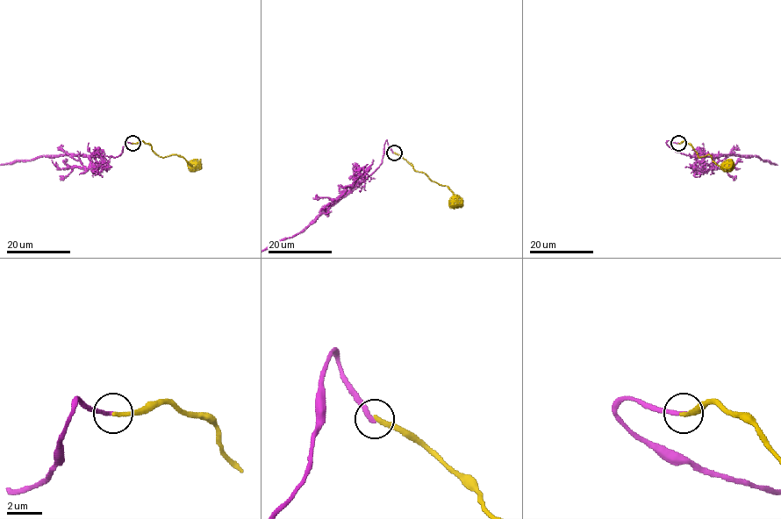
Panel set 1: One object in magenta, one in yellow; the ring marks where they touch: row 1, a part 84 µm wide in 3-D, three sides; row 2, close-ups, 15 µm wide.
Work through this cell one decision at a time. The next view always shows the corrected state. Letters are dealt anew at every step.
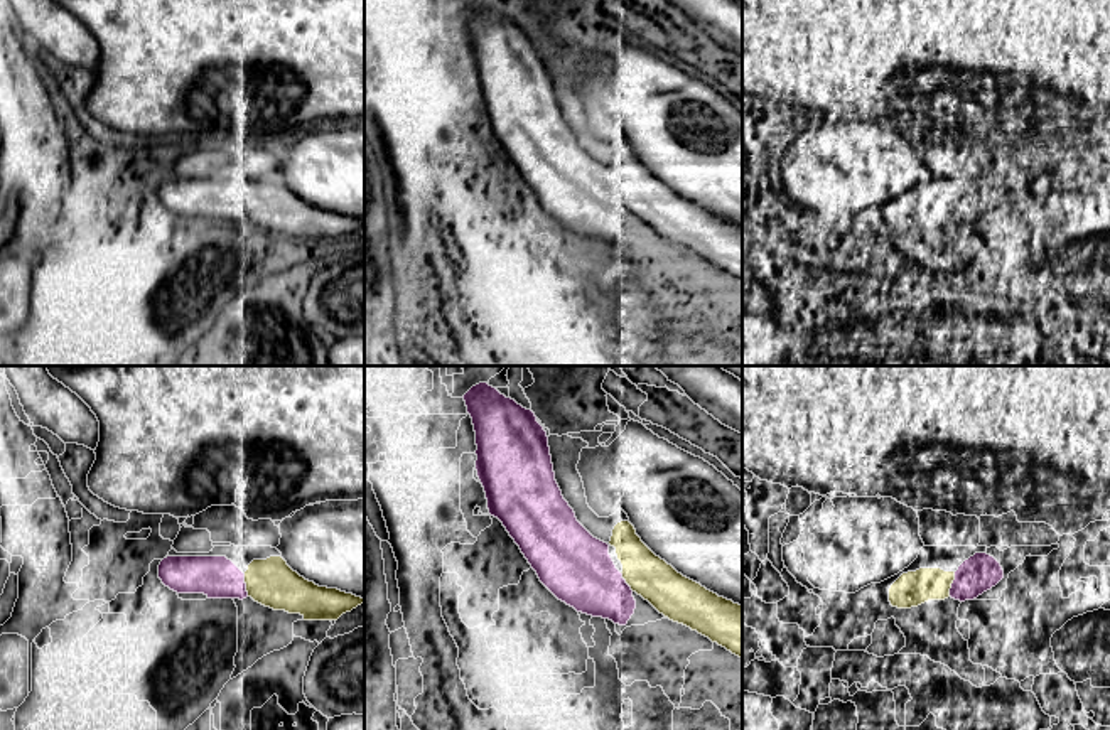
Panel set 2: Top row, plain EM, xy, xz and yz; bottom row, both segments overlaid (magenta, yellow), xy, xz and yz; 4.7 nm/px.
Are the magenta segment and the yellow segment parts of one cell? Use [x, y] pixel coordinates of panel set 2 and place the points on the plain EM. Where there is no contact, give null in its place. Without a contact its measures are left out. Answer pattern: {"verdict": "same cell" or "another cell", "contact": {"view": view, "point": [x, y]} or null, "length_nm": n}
{"verdict": "same cell", "contact": {"view": "yz", "point": [952, 206]}, "length_nm": 120}

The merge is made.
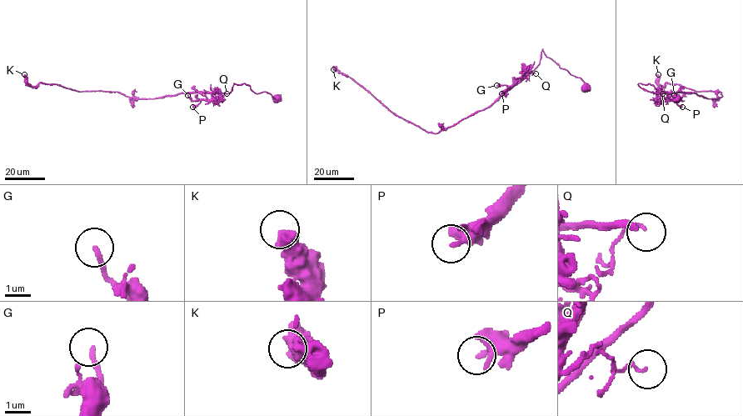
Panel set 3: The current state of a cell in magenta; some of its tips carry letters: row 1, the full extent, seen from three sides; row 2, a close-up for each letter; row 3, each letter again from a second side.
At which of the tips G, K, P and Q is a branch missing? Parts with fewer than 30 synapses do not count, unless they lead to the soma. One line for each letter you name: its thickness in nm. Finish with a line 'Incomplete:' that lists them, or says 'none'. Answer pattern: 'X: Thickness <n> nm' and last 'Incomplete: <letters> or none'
Incomplete: none

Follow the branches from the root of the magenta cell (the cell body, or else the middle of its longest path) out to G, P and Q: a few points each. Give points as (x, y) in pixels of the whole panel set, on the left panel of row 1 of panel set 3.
G: (276, 99), (234, 82), (230, 92), (210, 100), (191, 100), (187, 95)
P: (276, 99), (234, 82), (230, 92), (192, 107)
Q: (276, 99), (266, 92), (256, 93), (245, 83), (234, 82), (230, 92), (220, 92), (219, 97), (226, 93)

